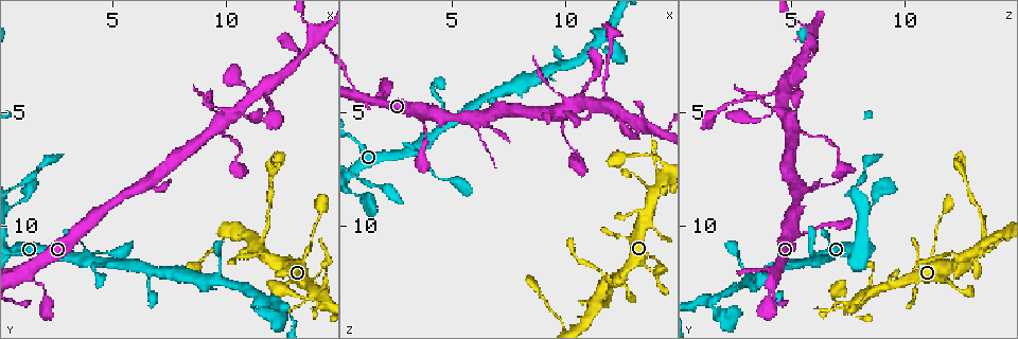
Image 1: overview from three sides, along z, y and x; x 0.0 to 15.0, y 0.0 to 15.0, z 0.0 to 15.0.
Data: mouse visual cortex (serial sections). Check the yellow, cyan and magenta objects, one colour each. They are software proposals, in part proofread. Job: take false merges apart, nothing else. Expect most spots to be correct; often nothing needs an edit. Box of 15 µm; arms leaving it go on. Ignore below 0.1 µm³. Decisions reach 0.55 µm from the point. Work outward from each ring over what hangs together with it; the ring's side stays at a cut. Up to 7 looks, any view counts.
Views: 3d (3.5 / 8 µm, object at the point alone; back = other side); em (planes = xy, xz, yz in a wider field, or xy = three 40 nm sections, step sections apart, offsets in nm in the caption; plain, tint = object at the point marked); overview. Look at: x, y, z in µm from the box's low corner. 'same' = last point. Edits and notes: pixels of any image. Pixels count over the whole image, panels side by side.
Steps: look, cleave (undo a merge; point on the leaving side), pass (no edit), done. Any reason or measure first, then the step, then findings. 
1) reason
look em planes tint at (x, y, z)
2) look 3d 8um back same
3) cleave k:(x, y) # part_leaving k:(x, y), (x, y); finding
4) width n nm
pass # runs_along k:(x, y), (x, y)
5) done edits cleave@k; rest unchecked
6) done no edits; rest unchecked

look 3d 3.5um at (6.6, 12.0, 4.2)

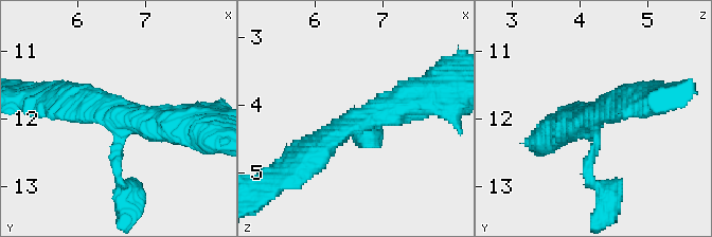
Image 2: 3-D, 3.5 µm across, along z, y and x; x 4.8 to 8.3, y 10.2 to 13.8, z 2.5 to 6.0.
need the tissue
look em xy step 5 tint at (6.60, 11.95, 4.20)

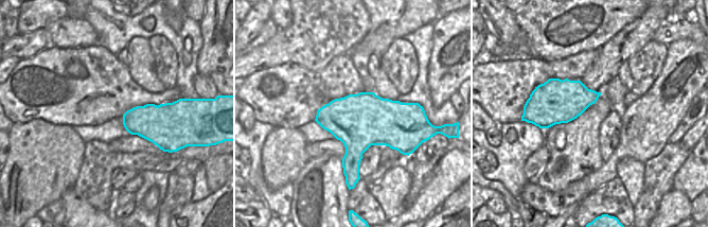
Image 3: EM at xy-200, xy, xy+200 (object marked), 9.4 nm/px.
width 500 nm
pass # runs_along 2:(300, 163), (352, 122), (421, 95); all the same cell

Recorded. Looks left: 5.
thin arm on a thick one
look 3d 3.5um at (9.8, 5.7, 5.2)

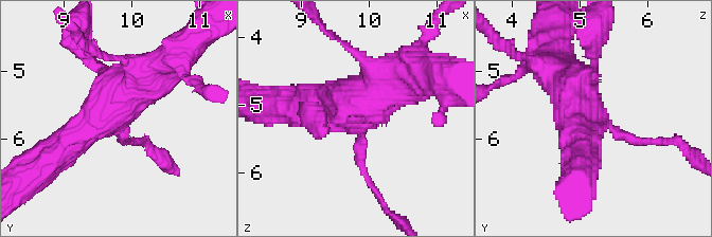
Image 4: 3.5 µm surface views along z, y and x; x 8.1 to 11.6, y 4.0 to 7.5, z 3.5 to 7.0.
look em planes tint at (9.70, 5.70, 5.15)

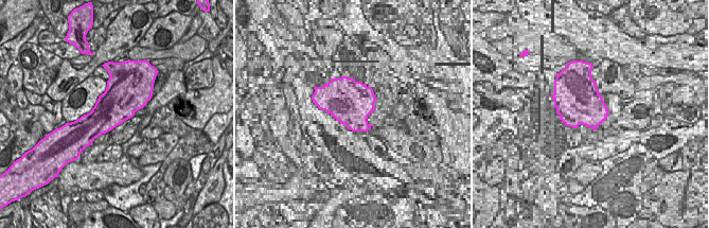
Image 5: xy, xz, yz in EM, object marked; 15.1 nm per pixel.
pass # runs_along 4:(48, 160), (136, 85), (158, 75); continuous, no second cell

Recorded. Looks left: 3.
branch point
look 3d 3.5um at (9.5, 12.5, 2.9)

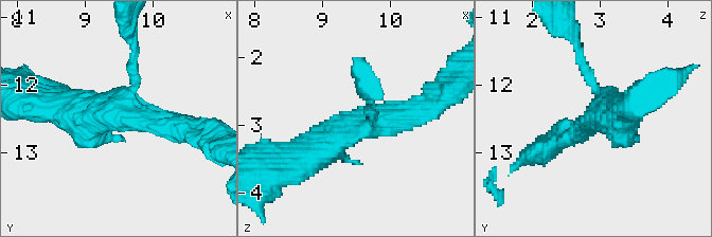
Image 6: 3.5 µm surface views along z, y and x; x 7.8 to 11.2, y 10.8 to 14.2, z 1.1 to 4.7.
need the tissue
look em xy step 5 tint at (9.50, 12.45, 3.00)

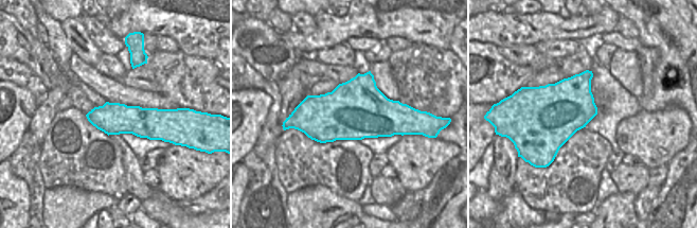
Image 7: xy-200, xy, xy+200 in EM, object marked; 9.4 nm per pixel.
another direction
look em xy step 1 tint same

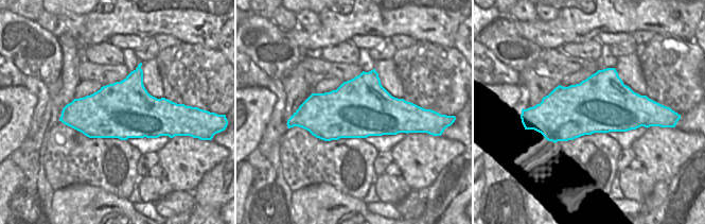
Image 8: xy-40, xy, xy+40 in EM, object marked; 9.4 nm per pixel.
width 550 nm
pass # runs_along 6:(292, 161), (351, 126), (420, 107); all the same cell

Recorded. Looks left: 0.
done no edits; rest unchecked

